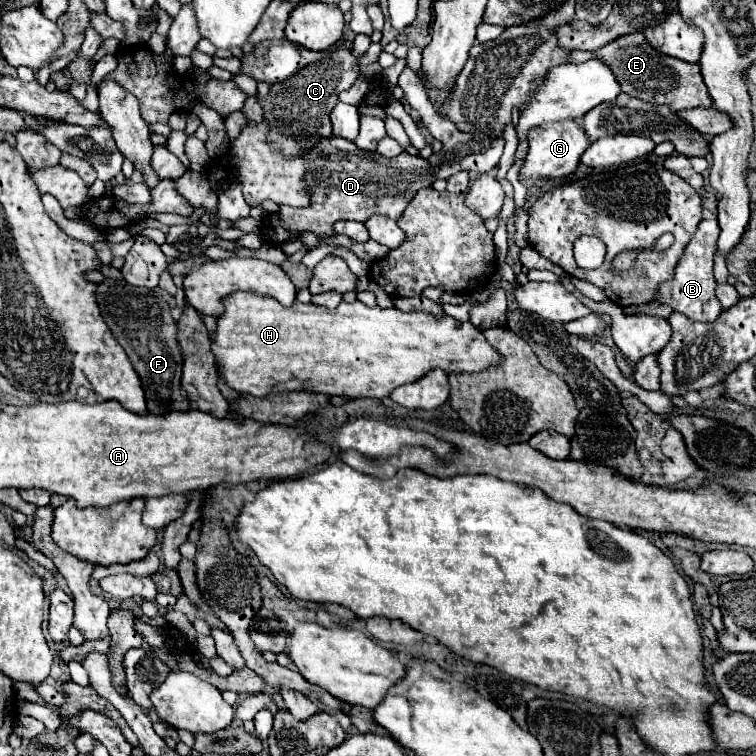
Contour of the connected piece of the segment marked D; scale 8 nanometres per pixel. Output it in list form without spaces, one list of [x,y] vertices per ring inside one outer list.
[[[404,69],[400,79],[398,79],[398,85],[402,87],[402,91],[406,93],[406,99],[410,103],[410,107],[414,107],[420,117],[422,117],[422,123],[426,125],[426,129],[432,131],[432,137],[434,139],[440,139],[442,141],[442,151],[440,153],[432,153],[430,159],[422,159],[422,157],[412,157],[412,155],[398,155],[394,159],[386,159],[382,157],[380,153],[376,151],[364,151],[364,149],[358,149],[352,141],[344,141],[342,137],[330,137],[330,139],[324,139],[320,141],[316,147],[312,147],[308,153],[306,153],[306,173],[304,173],[304,179],[308,183],[308,189],[310,189],[310,205],[300,209],[300,207],[280,207],[278,213],[272,213],[270,215],[270,221],[268,221],[268,215],[262,217],[260,221],[260,235],[262,235],[262,241],[268,245],[282,245],[290,239],[298,239],[300,233],[314,233],[318,237],[324,237],[324,235],[332,235],[332,225],[340,219],[352,219],[352,221],[360,221],[364,223],[366,219],[370,219],[372,215],[386,215],[394,221],[398,221],[406,209],[406,205],[412,201],[412,197],[424,189],[424,187],[430,187],[434,183],[434,179],[448,179],[450,175],[458,173],[458,171],[474,171],[474,173],[488,173],[492,171],[494,167],[498,167],[500,163],[500,157],[502,157],[502,151],[504,151],[504,137],[502,133],[500,135],[478,135],[478,133],[464,133],[464,131],[458,131],[456,125],[450,121],[450,119],[444,119],[436,109],[434,105],[428,101],[428,95],[426,95],[426,89],[418,77],[418,73],[410,71],[410,69]]]

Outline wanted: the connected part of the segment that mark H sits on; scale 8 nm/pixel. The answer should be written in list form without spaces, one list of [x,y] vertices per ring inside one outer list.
[[[242,291],[226,297],[224,307],[224,315],[218,317],[212,353],[216,355],[218,371],[226,383],[234,391],[250,393],[254,397],[266,397],[278,391],[312,391],[324,395],[382,399],[404,383],[420,381],[424,373],[432,369],[442,369],[444,373],[480,373],[498,365],[502,359],[478,327],[470,321],[456,321],[450,315],[434,317],[424,311],[406,313],[396,307],[366,307],[360,301],[342,301],[336,309],[324,309],[312,303],[304,305],[300,301],[292,307],[284,307],[272,297]]]

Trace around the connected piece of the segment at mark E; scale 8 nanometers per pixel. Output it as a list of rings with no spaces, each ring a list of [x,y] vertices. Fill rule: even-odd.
[[[642,31],[622,35],[608,45],[600,47],[594,51],[594,55],[604,61],[612,73],[616,75],[622,93],[632,95],[642,101],[652,101],[652,103],[666,103],[672,111],[680,109],[692,109],[692,107],[710,107],[712,99],[708,97],[706,85],[700,77],[700,67],[668,57],[664,53],[658,53],[652,49],[644,37]]]

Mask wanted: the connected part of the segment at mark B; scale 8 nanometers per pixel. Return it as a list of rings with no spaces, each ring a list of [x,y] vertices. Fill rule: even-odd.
[[[702,219],[694,237],[690,239],[690,243],[686,245],[672,281],[664,281],[658,285],[658,293],[656,299],[660,303],[670,305],[674,311],[684,313],[686,317],[694,319],[694,321],[716,321],[716,317],[722,311],[720,301],[716,301],[714,295],[714,287],[716,287],[716,279],[714,279],[714,249],[716,249],[716,241],[718,241],[718,221],[716,219]]]

